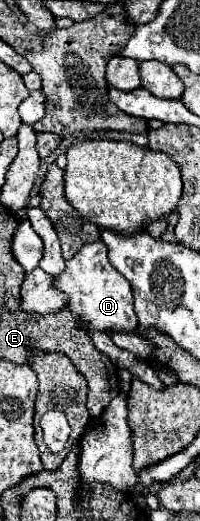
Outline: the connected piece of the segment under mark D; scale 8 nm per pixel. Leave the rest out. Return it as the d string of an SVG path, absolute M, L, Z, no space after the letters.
M101 240L85 244L73 258L65 262L65 270L53 278L53 286L67 296L67 310L73 314L77 328L87 332L131 332L137 328L133 312L131 284L115 272L107 260L107 248Z

